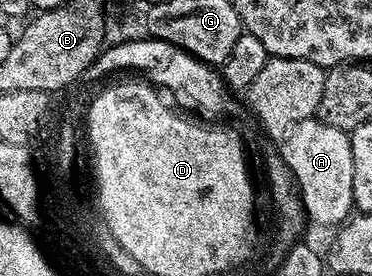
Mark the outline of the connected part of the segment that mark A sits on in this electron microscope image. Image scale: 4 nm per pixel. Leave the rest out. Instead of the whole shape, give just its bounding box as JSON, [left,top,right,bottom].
[281,119,353,227]

